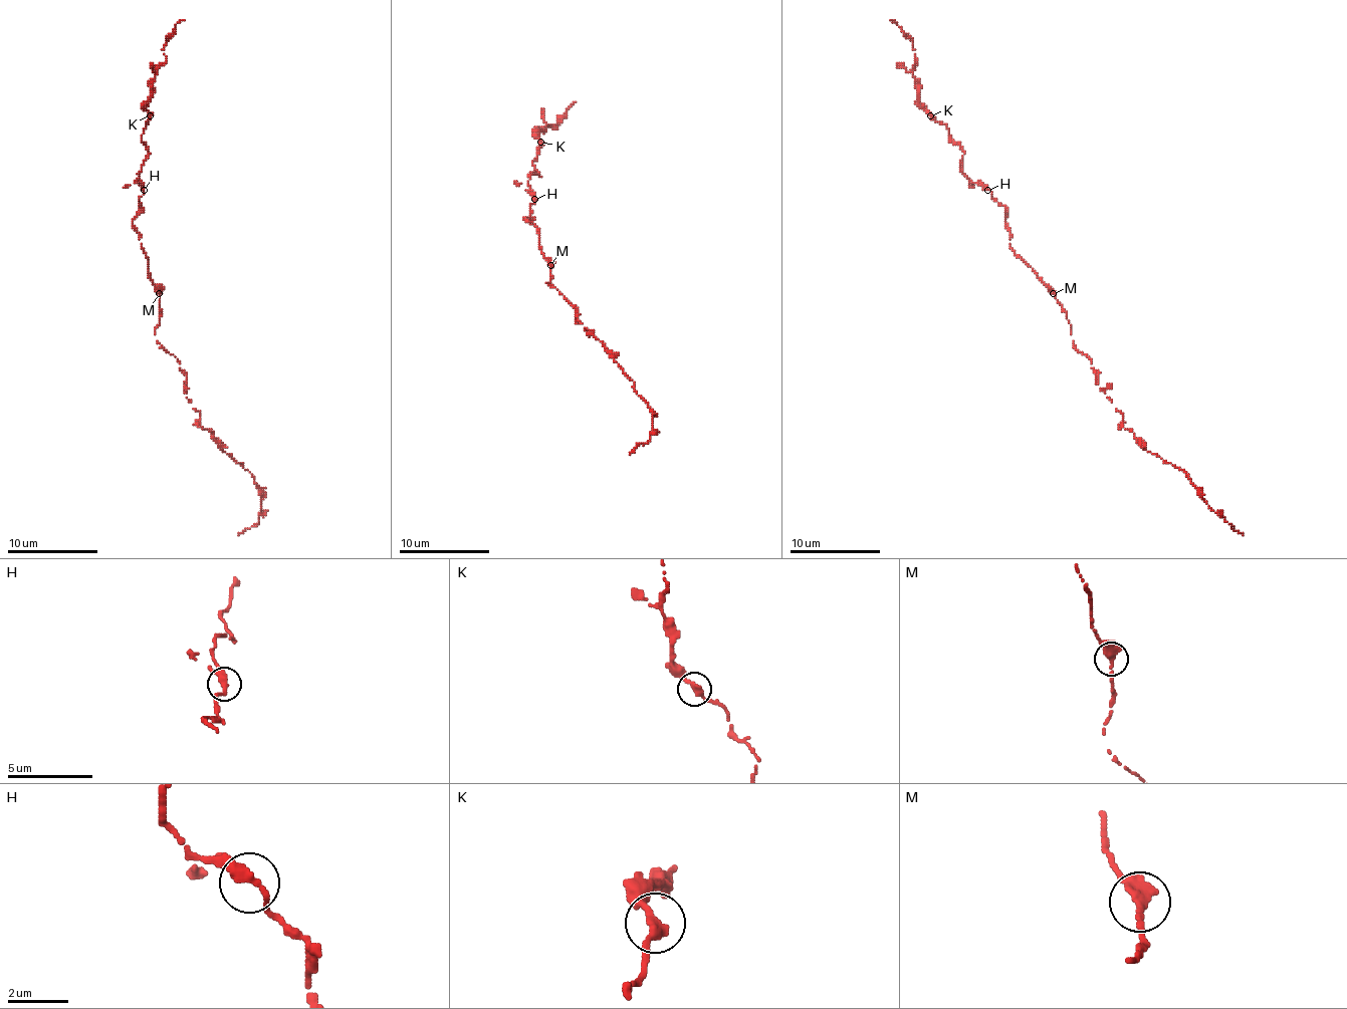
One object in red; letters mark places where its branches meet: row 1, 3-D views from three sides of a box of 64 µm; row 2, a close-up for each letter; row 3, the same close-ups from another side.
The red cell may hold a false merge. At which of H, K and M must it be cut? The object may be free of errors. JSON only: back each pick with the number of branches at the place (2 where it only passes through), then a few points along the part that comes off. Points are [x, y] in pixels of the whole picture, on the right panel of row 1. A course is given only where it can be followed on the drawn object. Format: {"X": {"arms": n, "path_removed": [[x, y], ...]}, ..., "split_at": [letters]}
{"split_at": []}

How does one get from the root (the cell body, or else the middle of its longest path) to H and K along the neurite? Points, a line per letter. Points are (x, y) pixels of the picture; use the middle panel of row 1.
H: (550, 262), (539, 247), (539, 231), (523, 217), (530, 217), (530, 206), (534, 199)
K: (550, 262), (539, 231), (523, 217), (534, 204), (527, 181), (539, 177), (532, 163), (541, 143)

